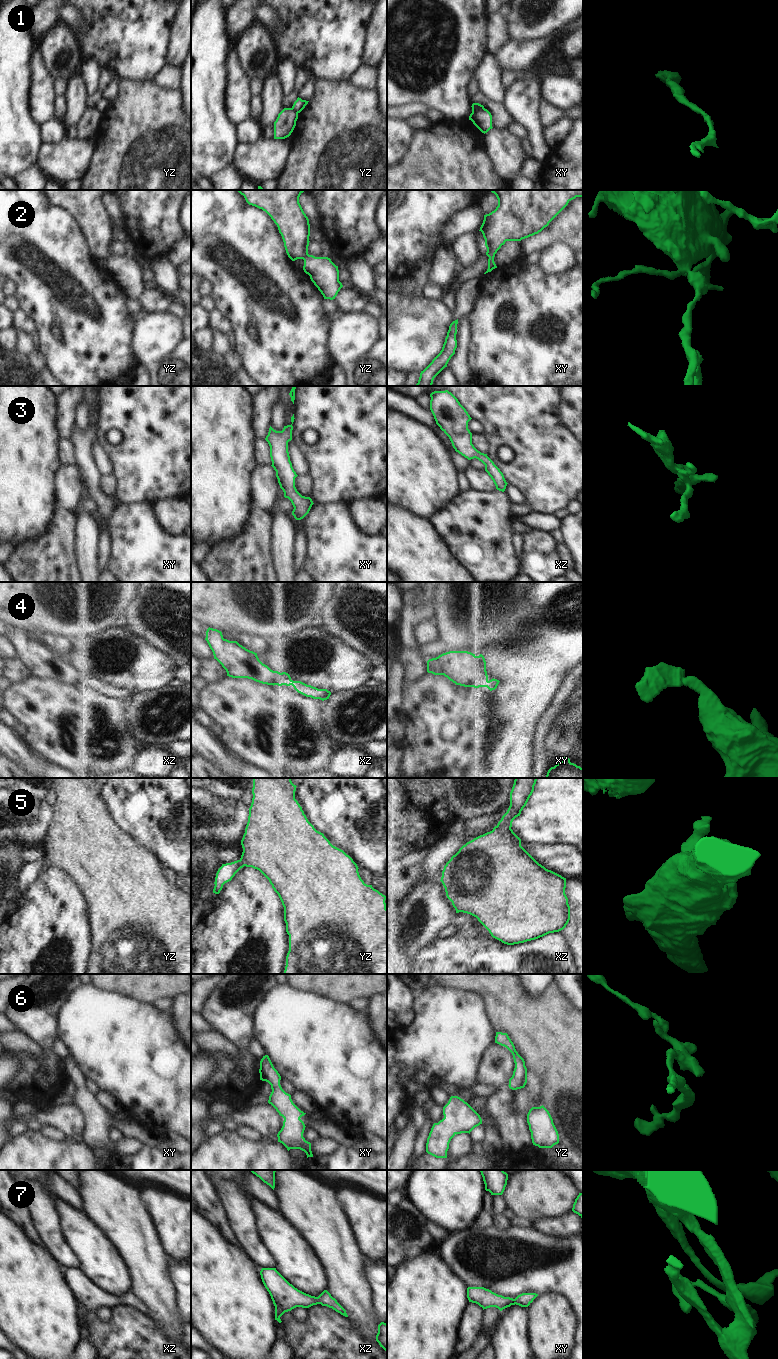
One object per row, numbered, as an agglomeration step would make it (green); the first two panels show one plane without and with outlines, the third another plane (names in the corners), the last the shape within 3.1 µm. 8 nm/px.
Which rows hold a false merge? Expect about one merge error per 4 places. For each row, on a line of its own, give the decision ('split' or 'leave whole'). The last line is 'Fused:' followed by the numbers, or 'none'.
1: split
2: leave whole
3: leave whole
4: leave whole
5: leave whole
6: leave whole
7: leave whole
Fused: 1

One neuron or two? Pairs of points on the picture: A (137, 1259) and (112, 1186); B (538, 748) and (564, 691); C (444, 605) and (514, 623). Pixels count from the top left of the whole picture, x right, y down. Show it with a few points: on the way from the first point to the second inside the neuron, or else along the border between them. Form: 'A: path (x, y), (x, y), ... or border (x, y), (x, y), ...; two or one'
A: path (137, 1241), (120, 1213), (112, 1204); one
B: path (541, 734), (547, 719), (556, 705); one
C: path (461, 612), (495, 613), (497, 615); one

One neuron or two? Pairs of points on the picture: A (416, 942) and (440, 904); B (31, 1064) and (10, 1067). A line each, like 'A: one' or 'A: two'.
A: one
B: two

